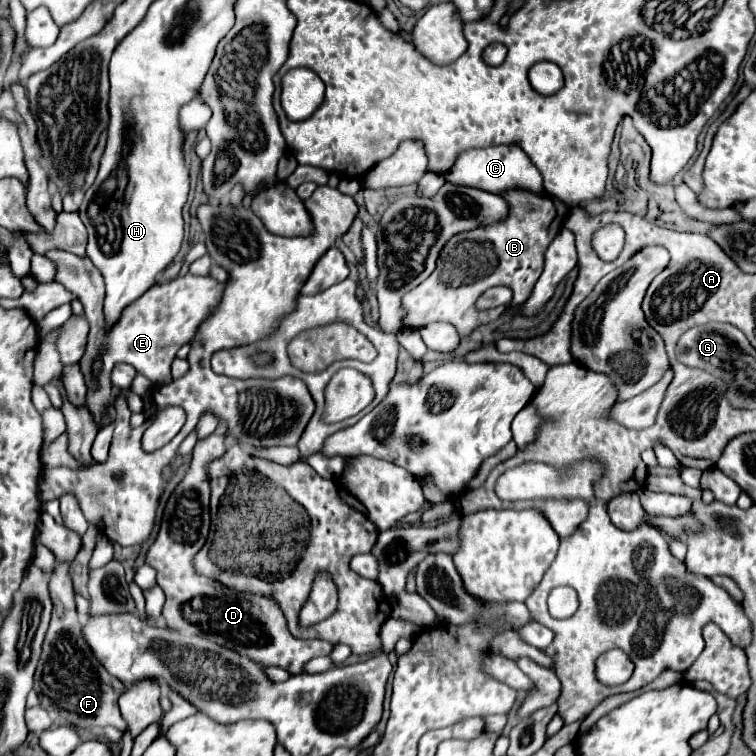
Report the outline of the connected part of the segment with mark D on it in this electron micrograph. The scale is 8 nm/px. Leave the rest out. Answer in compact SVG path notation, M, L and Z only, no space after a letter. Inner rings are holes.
M214 432L208 438L198 440L194 448L196 450L190 460L190 468L186 470L184 480L176 486L176 490L168 498L158 536L146 552L146 564L158 572L156 582L166 594L162 616L166 618L166 624L172 630L204 636L220 646L228 646L230 650L246 654L248 658L264 666L280 666L288 672L302 672L302 666L310 658L328 656L332 644L324 640L294 638L288 632L284 614L280 614L276 602L264 596L236 594L234 590L228 590L220 582L204 578L192 570L190 560L204 546L210 530L210 512L208 512L210 486L204 470L204 462L224 454L224 436ZM196 598L206 598L206 604L200 600L196 602Z

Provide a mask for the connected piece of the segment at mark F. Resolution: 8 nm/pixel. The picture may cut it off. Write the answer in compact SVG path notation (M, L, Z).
M68 562L58 564L50 578L48 588L54 610L44 638L38 670L34 676L34 690L44 710L64 718L74 728L94 730L114 726L118 730L126 730L126 722L122 720L118 710L118 698L126 690L126 686L96 660L92 648L82 636L82 624L76 616L74 590L68 576L68 566Z

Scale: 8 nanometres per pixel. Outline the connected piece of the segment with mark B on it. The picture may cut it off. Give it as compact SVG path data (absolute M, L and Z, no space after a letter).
M520 188L506 190L502 196L510 210L506 220L452 236L440 250L434 274L402 298L402 306L408 310L406 326L418 330L432 322L448 322L460 336L468 336L476 326L494 322L508 308L498 306L480 312L476 300L484 290L492 286L508 286L514 292L510 306L520 306L530 298L534 284L542 274L544 252L552 238L562 230L570 206L552 194L526 196Z

